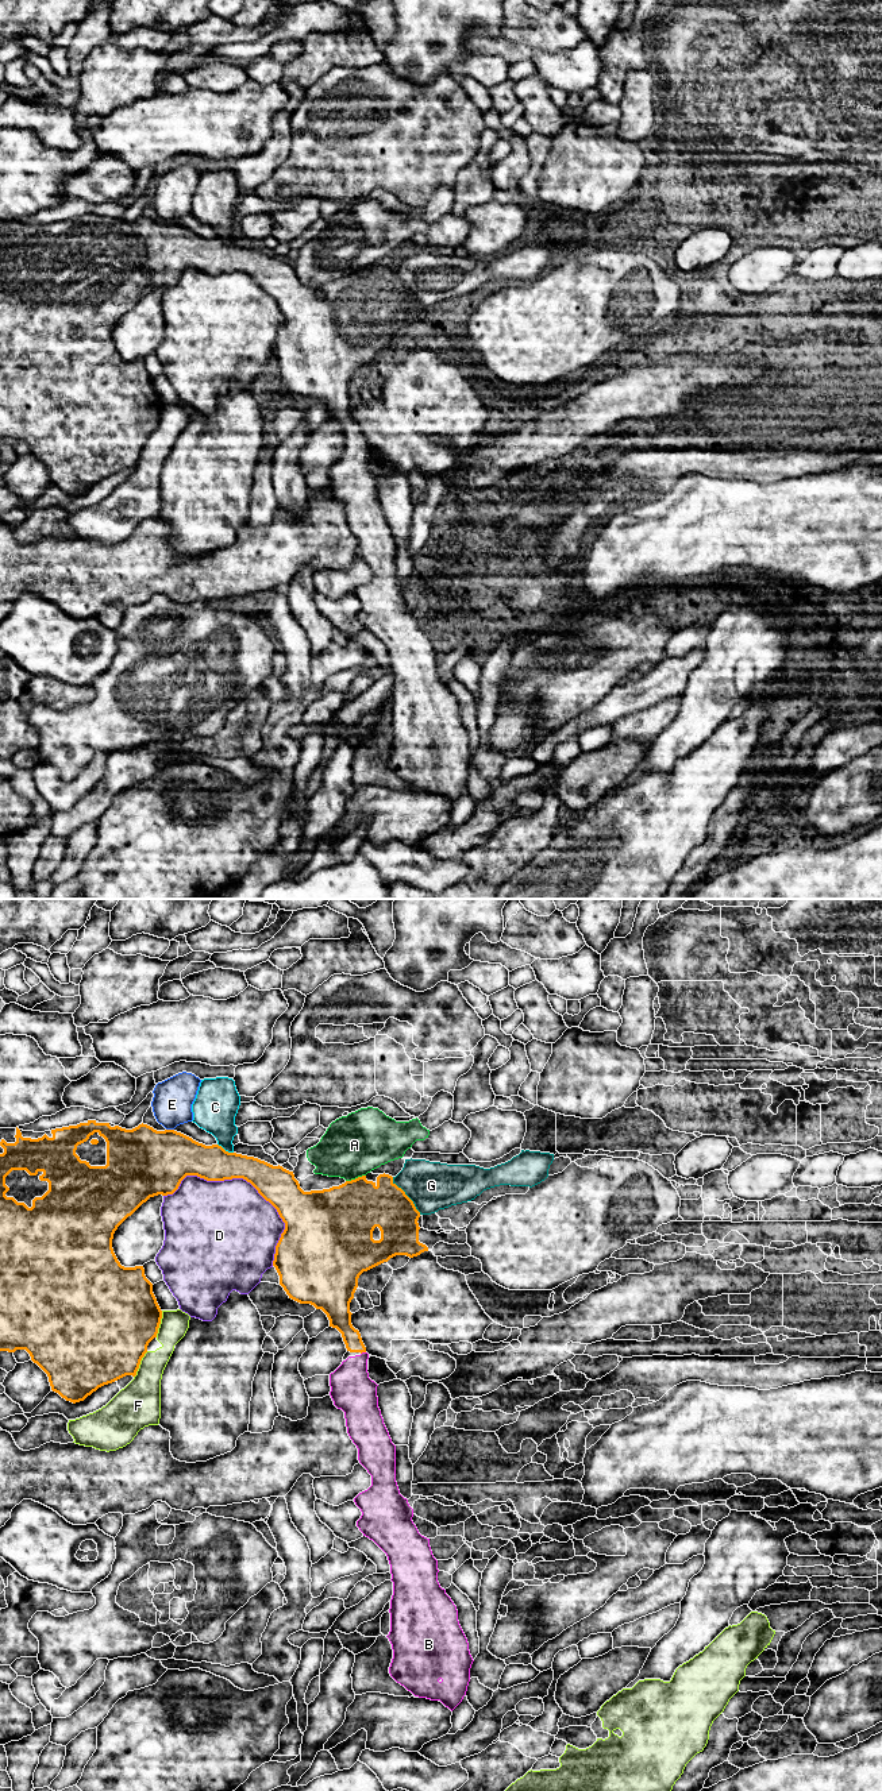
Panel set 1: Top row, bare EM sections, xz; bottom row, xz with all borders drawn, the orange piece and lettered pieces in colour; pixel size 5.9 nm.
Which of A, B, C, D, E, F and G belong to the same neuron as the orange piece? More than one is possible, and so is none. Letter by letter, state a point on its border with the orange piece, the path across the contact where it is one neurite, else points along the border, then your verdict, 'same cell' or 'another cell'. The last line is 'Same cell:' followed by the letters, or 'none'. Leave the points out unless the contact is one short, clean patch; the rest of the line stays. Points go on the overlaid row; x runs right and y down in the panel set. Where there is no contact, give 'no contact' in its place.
A: contact xz (355, 1178); border xz (365, 1174), (346, 1181); another cell
B: contact xz (362, 1351); way xz (339, 1316), (351, 1339), (362, 1351), (351, 1390); same cell
C: contact xz (224, 1150); another cell
D: contact xz (246, 1180); another cell
E: contact xz (170, 1130); border xz (166, 1128), (173, 1130); another cell
F: contact xz (160, 1323); another cell
G: contact xz (407, 1196); another cell
Same cell: B

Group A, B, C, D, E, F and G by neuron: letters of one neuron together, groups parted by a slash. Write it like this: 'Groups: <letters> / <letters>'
Groups: A / B / C / D / E / F / G

